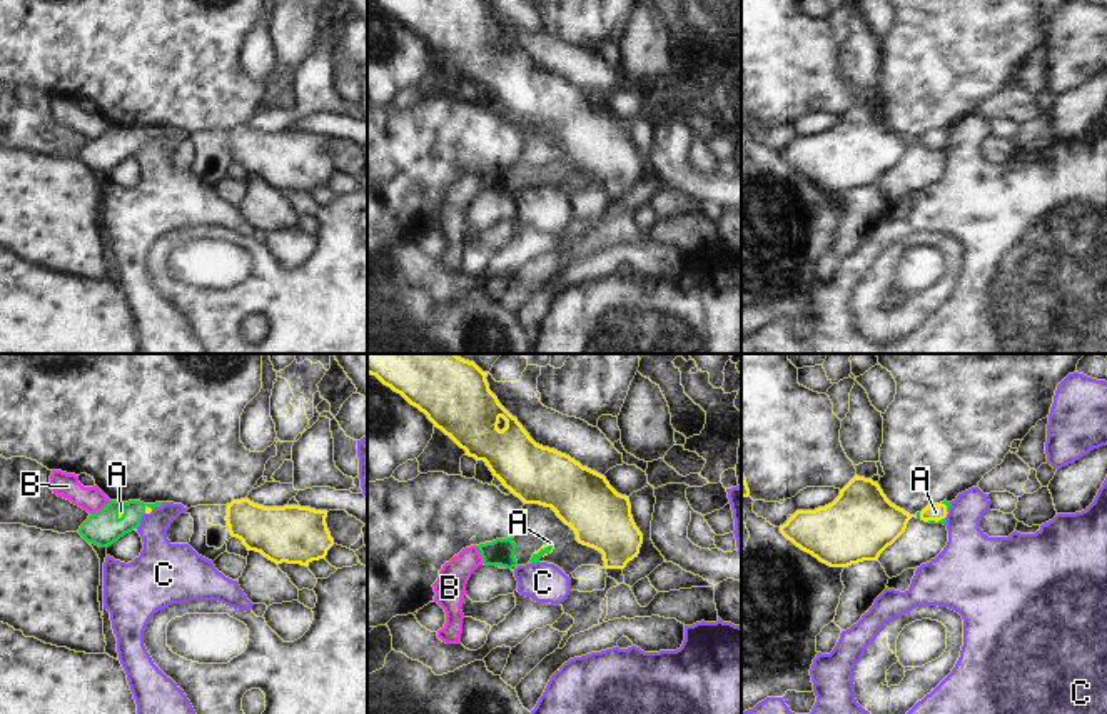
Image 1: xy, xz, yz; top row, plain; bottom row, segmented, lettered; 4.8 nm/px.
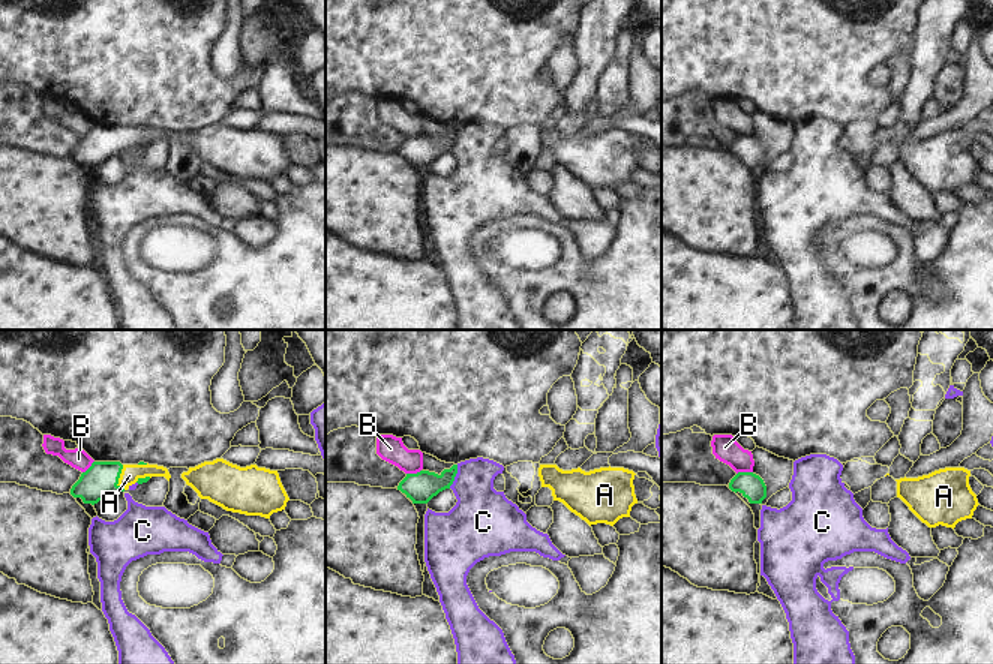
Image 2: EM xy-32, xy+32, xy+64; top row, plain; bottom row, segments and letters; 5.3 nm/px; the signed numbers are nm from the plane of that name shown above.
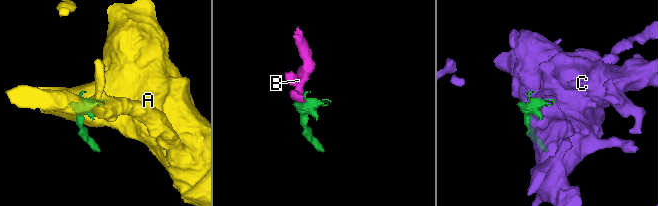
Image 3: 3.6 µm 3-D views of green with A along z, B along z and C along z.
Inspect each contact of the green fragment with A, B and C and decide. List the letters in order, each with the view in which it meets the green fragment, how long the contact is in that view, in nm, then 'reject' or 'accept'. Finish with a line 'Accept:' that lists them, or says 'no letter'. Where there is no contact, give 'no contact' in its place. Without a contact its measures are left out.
A: xz | 100 nm | accept
B: xy | 120 nm | reject
C: xy | 90 nm | reject
Accept: A

